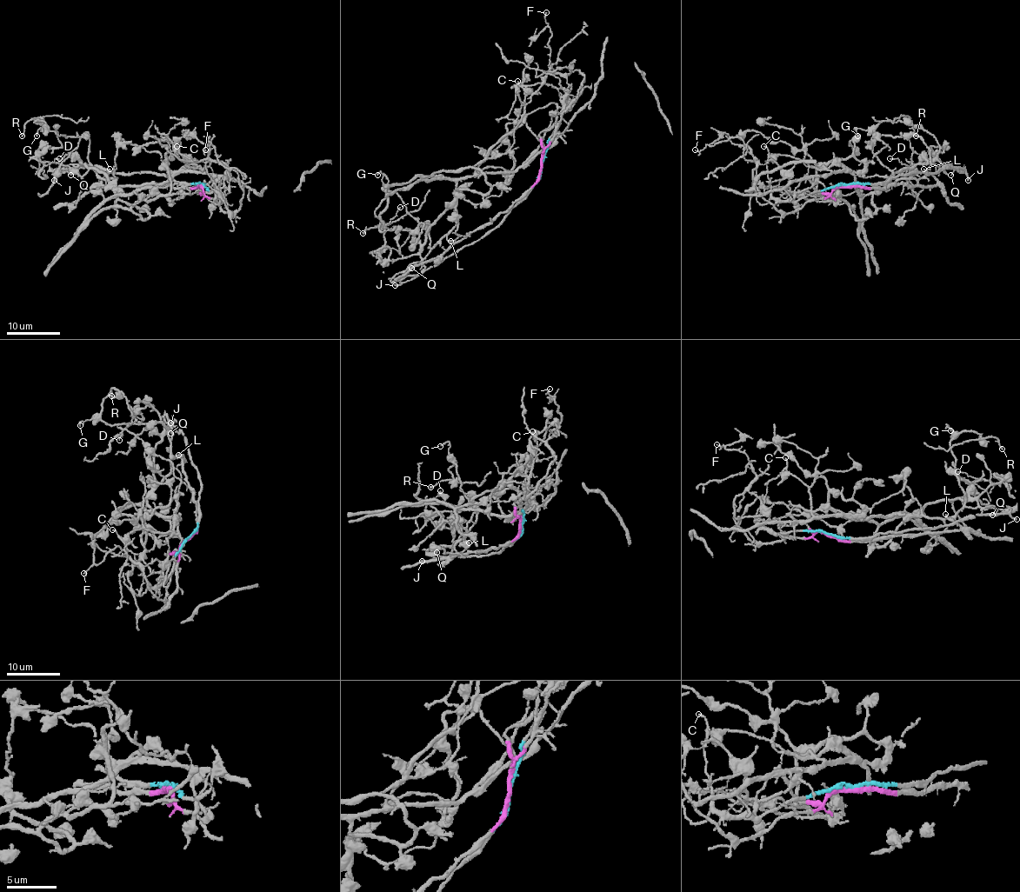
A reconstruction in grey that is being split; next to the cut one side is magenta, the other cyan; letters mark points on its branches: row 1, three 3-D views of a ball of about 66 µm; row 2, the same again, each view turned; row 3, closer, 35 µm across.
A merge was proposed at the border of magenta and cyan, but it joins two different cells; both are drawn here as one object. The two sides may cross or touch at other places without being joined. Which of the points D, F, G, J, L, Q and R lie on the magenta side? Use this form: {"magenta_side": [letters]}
{"magenta_side": ["D", "F", "G", "L", "R"]}

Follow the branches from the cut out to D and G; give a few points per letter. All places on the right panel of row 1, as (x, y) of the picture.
D: (845, 185), (923, 187), (930, 162), (920, 137), (912, 135), (912, 149), (933, 163), (890, 159)
G: (845, 185), (923, 188), (918, 180), (930, 164), (929, 148), (918, 136), (887, 136), (857, 129), (857, 136)

